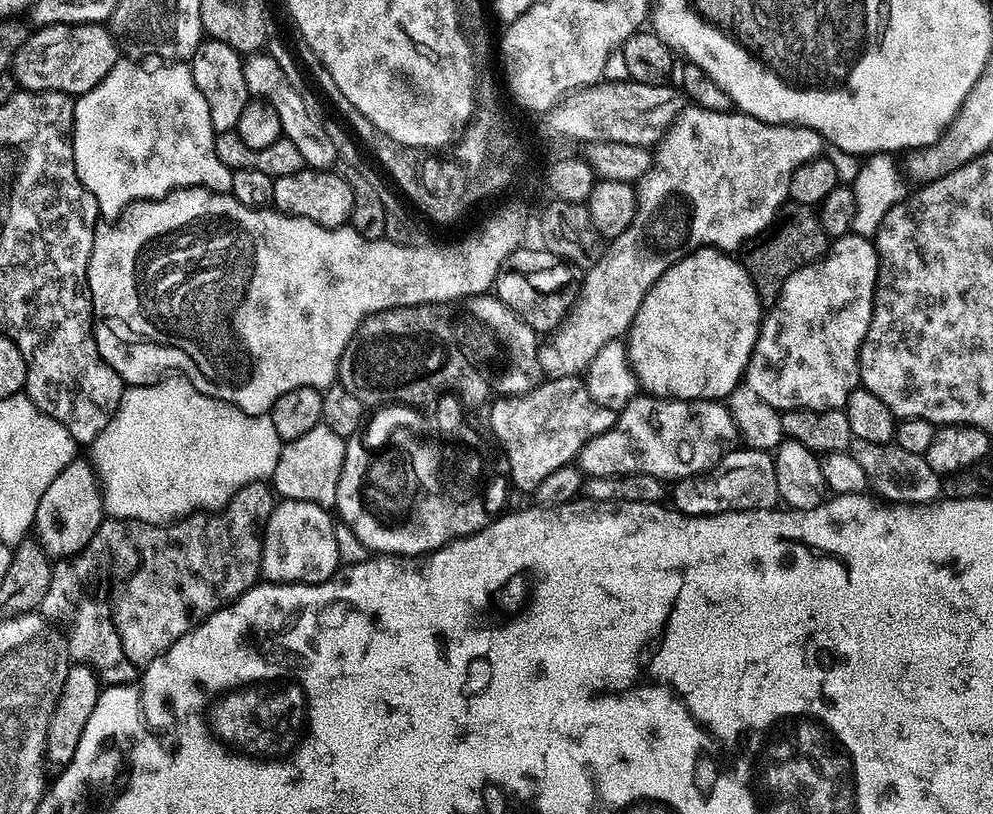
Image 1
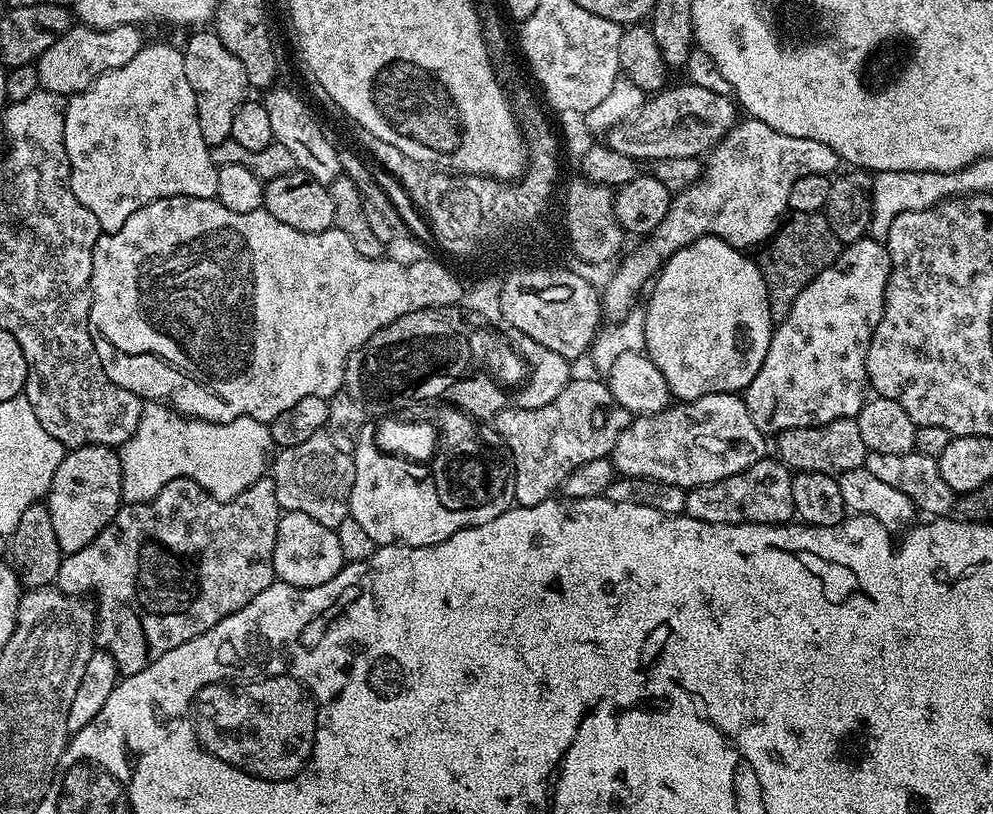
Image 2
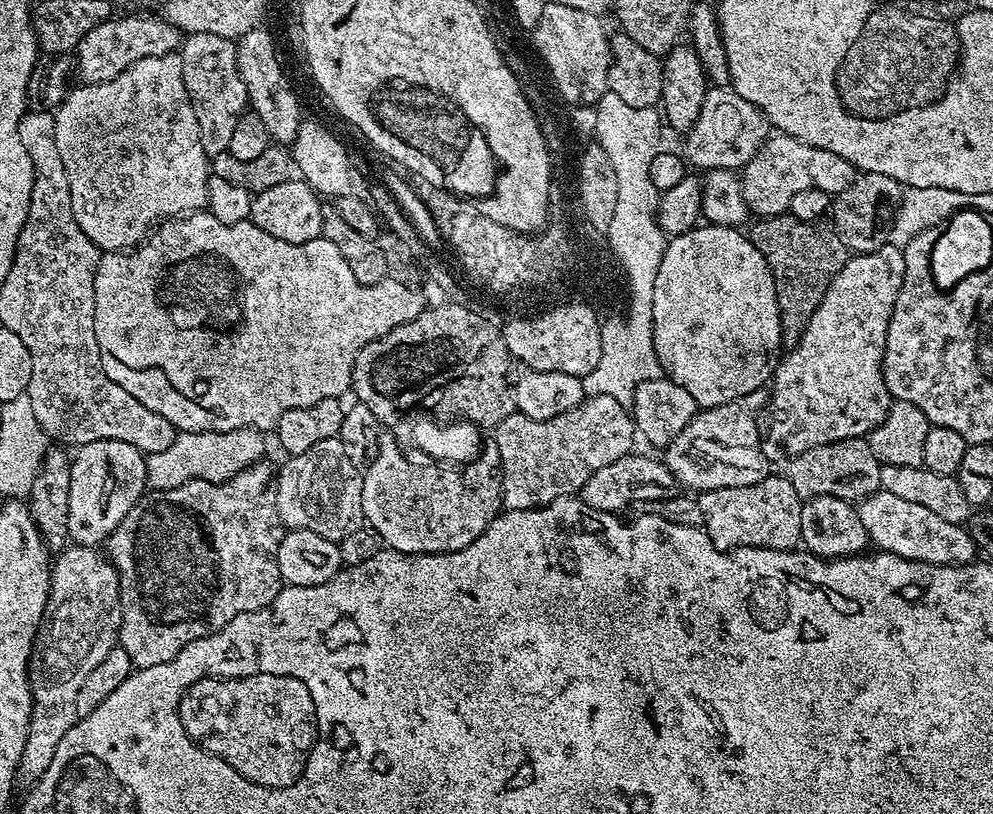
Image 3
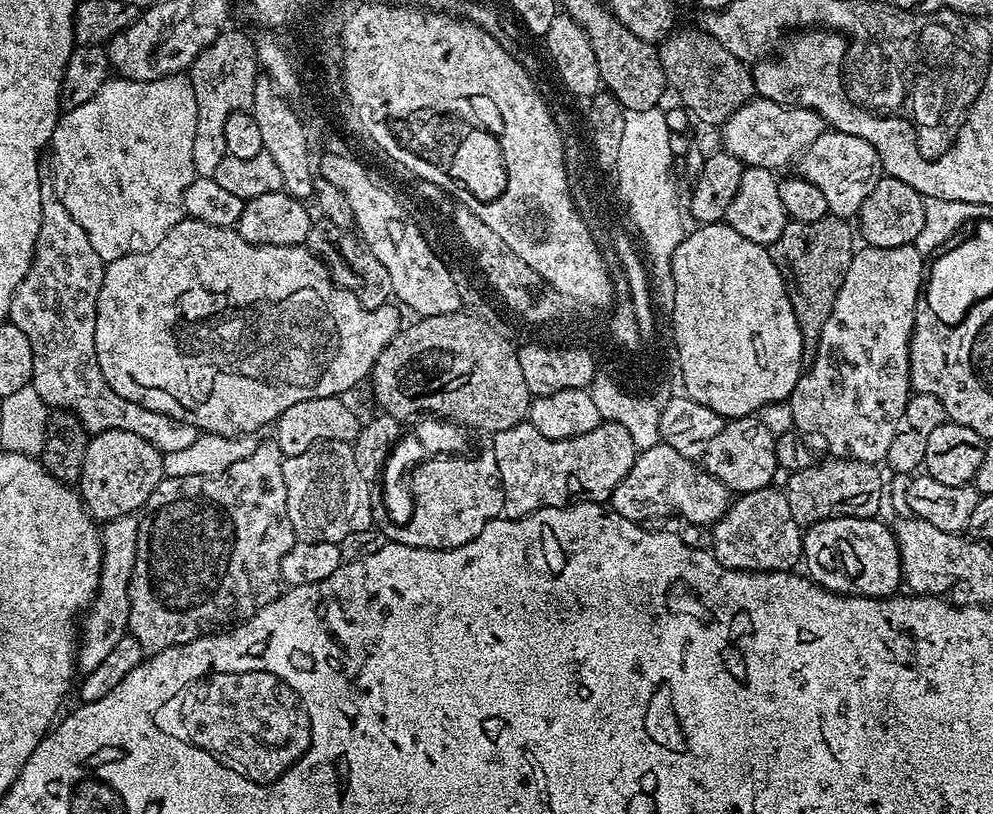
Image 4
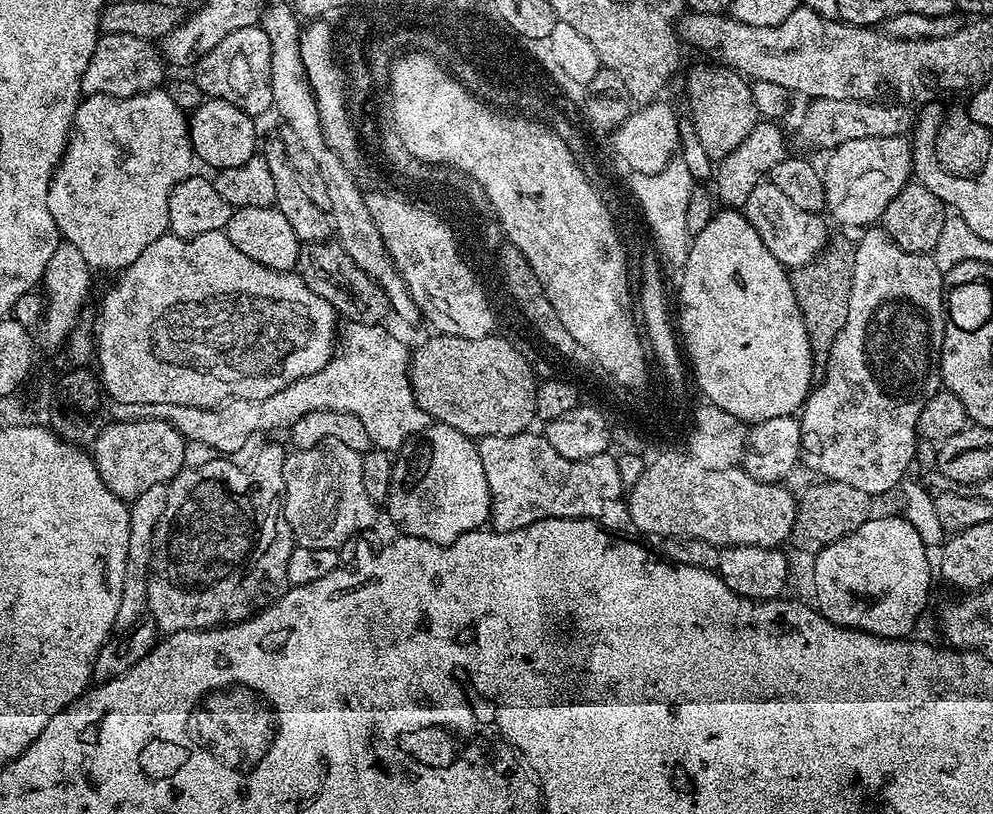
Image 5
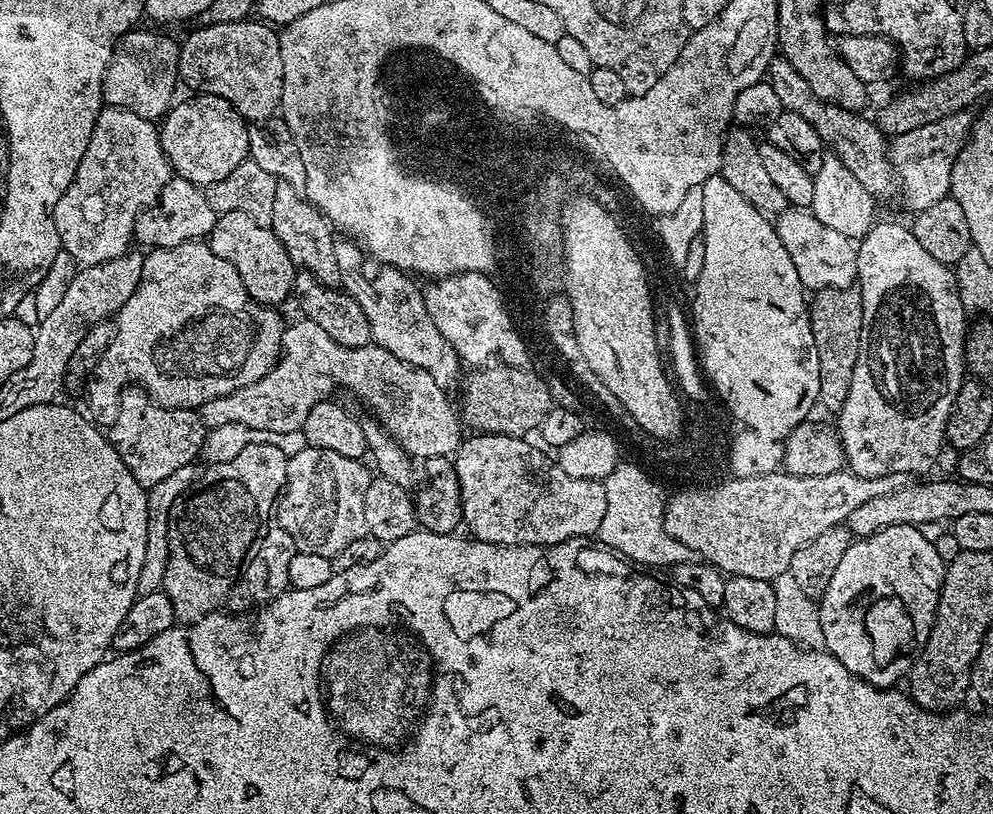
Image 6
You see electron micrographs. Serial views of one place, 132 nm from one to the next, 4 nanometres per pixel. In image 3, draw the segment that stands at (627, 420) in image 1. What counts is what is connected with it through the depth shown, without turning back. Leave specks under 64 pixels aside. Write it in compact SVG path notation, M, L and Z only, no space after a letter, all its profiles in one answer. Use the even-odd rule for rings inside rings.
M725 402L722 406L697 411L696 417L681 430L663 449L662 459L681 485L696 488L697 493L729 488L730 486L750 486L770 475L770 461L760 445L761 429L758 420L739 403Z

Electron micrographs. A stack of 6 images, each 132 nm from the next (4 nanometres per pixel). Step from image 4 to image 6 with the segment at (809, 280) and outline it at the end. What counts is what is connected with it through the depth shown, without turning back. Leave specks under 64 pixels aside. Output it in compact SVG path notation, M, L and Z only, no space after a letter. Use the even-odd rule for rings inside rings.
M855 287L821 288L811 297L808 321L812 324L814 346L818 350L820 367L819 407L839 413L849 393L854 362L858 360L858 346L862 334L862 298Z

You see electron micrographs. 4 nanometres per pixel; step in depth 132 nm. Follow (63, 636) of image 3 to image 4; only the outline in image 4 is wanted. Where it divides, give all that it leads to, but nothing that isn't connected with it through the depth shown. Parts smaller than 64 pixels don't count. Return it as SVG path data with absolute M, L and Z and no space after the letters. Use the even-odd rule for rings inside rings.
M120 516L117 520L109 520L103 525L100 534L102 546L102 562L100 563L100 585L96 597L86 609L82 620L82 627L78 632L78 647L76 650L76 663L81 673L94 670L110 650L114 650L118 638L128 632L128 619L130 618L130 578L132 567L136 561L136 543L140 529L140 516Z

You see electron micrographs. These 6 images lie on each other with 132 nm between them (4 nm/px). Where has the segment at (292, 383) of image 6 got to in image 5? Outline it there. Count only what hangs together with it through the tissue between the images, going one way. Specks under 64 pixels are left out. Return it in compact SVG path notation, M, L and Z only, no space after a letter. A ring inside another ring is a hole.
M345 323L342 328L342 343L337 347L333 358L330 362L326 362L326 366L322 366L322 370L318 370L318 374L310 374L306 378L302 378L298 382L294 382L290 386L286 386L286 390L278 390L278 394L270 394L270 398L262 398L261 400L230 400L223 404L217 404L214 408L199 408L198 406L178 406L177 404L118 404L113 403L112 420L164 420L170 426L174 426L180 433L184 435L185 441L193 440L194 442L202 442L205 446L210 446L217 454L236 454L232 452L243 453L246 449L246 438L250 438L250 434L269 434L268 432L276 432L279 428L284 430L291 429L294 422L298 422L298 418L306 418L306 414L314 414L314 410L342 410L346 414L354 414L354 418L358 418L358 422L362 422L362 426L366 426L366 434L370 434L373 445L377 449L383 450L389 454L395 453L395 448L400 448L407 442L411 436L416 436L420 431L427 429L430 424L430 417L422 410L422 406L418 406L416 395L412 389L412 379L408 376L410 367L410 348L407 348L398 337L392 332L387 332L387 327L378 324L354 324Z

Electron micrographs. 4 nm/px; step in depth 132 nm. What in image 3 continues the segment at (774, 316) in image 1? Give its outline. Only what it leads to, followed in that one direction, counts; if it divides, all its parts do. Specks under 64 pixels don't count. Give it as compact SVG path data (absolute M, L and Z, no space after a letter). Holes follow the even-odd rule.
M890 243L873 252L853 255L844 263L842 270L838 270L804 327L799 342L779 357L770 377L772 397L768 400L764 420L762 416L760 434L760 445L768 461L775 461L776 456L797 456L814 446L842 438L867 437L886 416L893 399L884 381L884 342L903 277L903 251Z

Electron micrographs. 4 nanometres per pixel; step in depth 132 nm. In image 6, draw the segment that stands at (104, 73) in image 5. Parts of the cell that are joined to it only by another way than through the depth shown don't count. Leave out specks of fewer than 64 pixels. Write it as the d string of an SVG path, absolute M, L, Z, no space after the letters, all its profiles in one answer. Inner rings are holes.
M133 30L127 32L124 36L120 37L118 43L116 43L116 49L112 51L112 57L110 62L106 66L106 74L104 75L104 81L102 82L102 100L107 107L110 108L121 108L126 110L130 114L136 114L138 118L146 118L153 122L159 121L161 118L168 115L168 109L172 107L174 101L177 99L176 96L176 84L181 83L180 78L180 44L177 41L172 41L170 37L163 36L160 32L140 32L141 30Z

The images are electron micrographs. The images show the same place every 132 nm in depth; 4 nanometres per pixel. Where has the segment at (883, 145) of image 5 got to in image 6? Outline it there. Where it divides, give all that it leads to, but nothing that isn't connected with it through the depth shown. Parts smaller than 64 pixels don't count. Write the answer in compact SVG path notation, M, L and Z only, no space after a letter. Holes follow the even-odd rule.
M968 110L955 112L946 118L938 118L938 122L918 126L918 130L906 130L906 134L891 137L886 155L902 185L902 192L908 195L917 213L927 212L953 191L952 170L969 143L974 125L972 114Z

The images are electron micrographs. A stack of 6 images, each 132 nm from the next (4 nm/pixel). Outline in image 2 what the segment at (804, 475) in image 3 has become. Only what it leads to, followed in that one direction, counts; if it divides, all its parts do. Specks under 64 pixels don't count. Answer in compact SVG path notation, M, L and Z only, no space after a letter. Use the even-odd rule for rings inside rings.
M838 418L822 426L802 426L798 430L786 430L779 433L775 440L775 455L793 473L817 472L838 478L846 470L864 467L864 460L869 454L866 442L862 442L862 433L858 431L855 418Z

